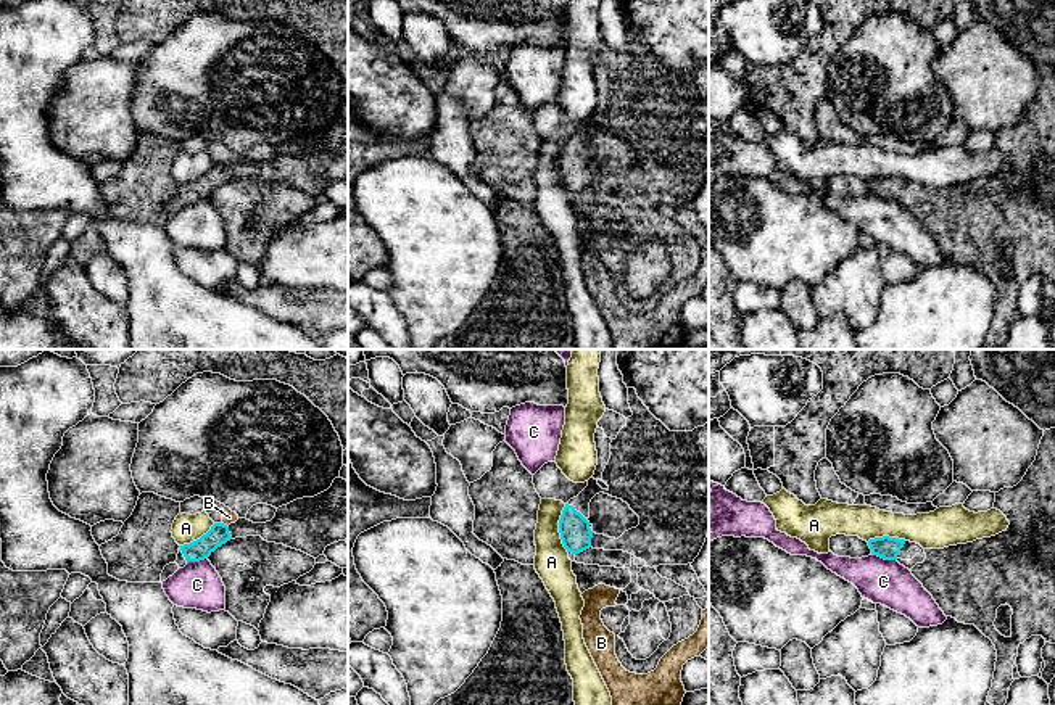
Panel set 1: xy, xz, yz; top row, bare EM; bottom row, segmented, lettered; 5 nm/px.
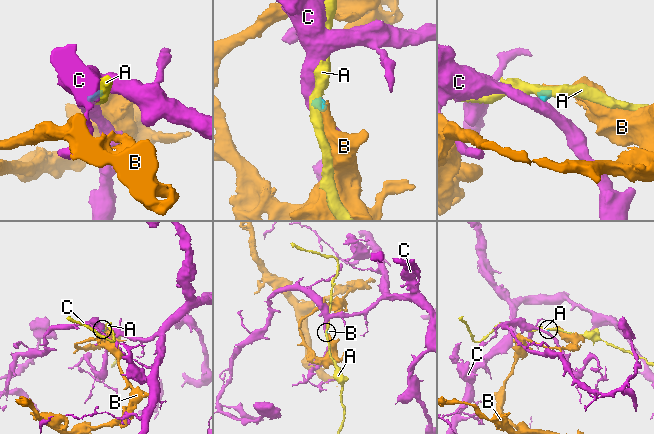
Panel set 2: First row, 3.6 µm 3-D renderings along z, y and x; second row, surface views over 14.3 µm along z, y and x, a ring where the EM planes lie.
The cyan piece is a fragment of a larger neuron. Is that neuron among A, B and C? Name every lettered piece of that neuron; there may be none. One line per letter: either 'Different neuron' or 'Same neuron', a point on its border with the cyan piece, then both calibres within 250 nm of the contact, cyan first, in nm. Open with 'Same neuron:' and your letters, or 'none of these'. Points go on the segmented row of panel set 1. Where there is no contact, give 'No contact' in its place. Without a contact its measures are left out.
Same neuron: none of these
A: Different neuron. Touches cyan at xz (559, 528). Thickness 160 nm (cyan) against 180 nm
B: Different neuron. Touches cyan at xy (226, 525). Thickness 110 nm (cyan) against 70 nm
C: Different neuron. Touches cyan at yz (885, 559). Thickness 120 nm (cyan) against 220 nm

